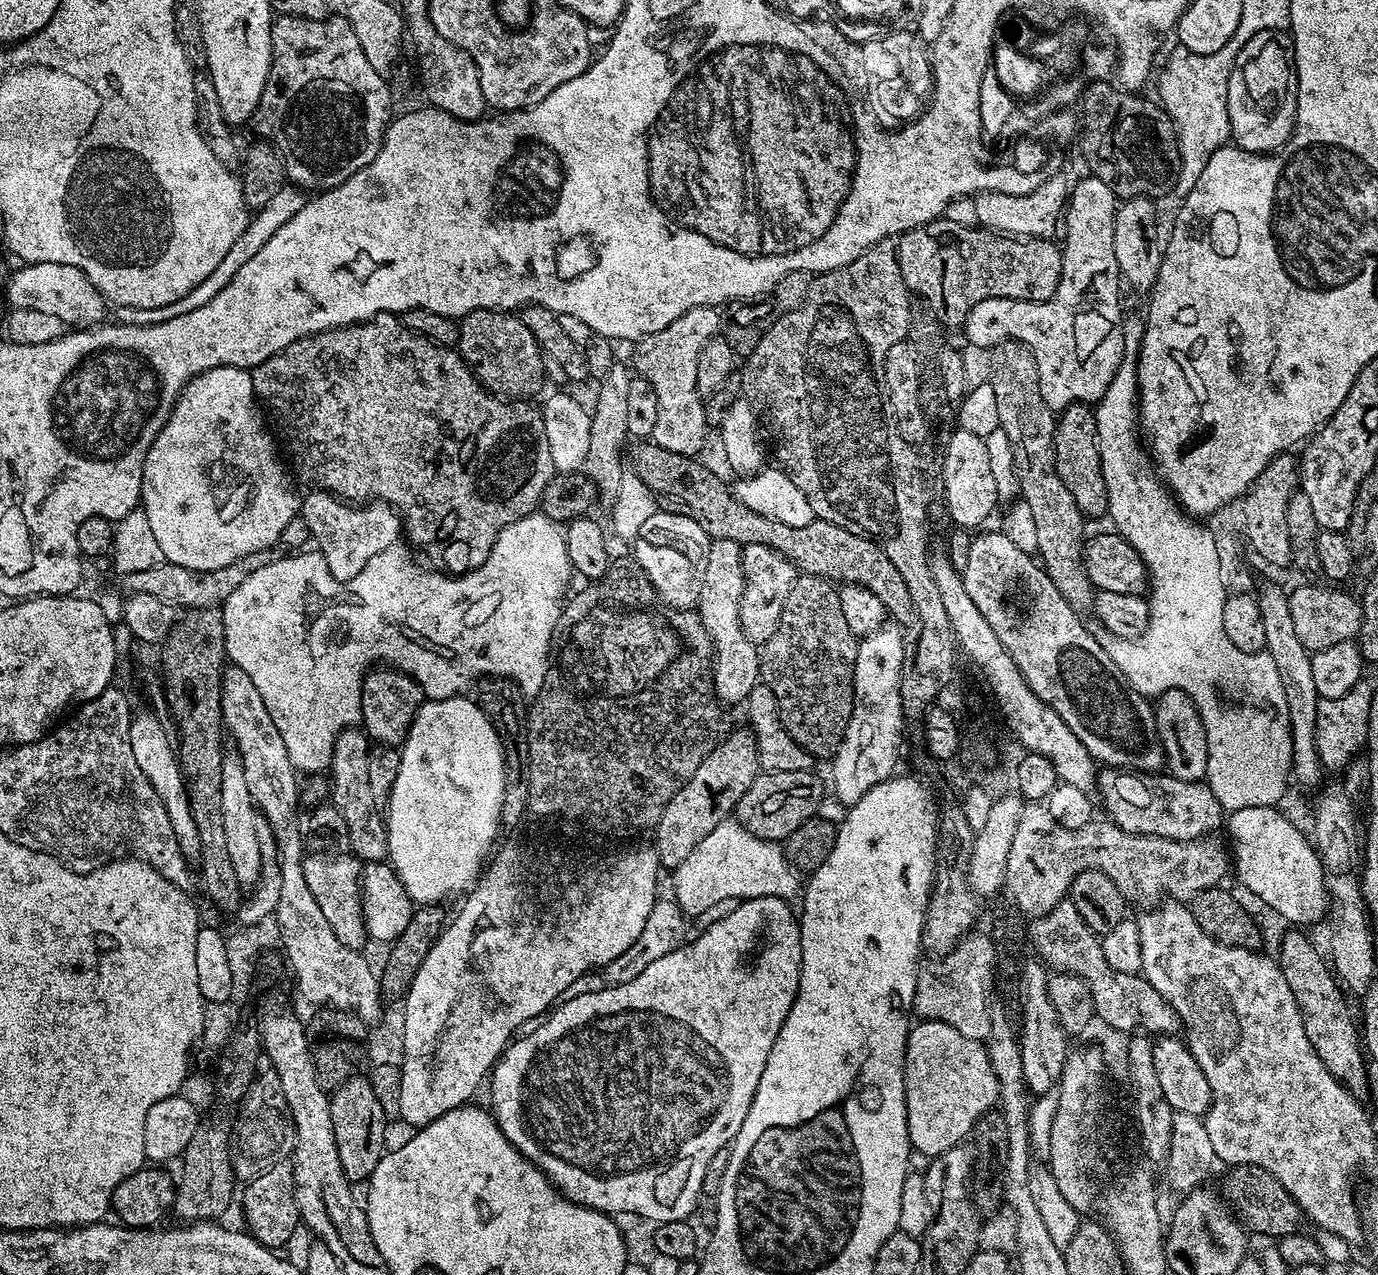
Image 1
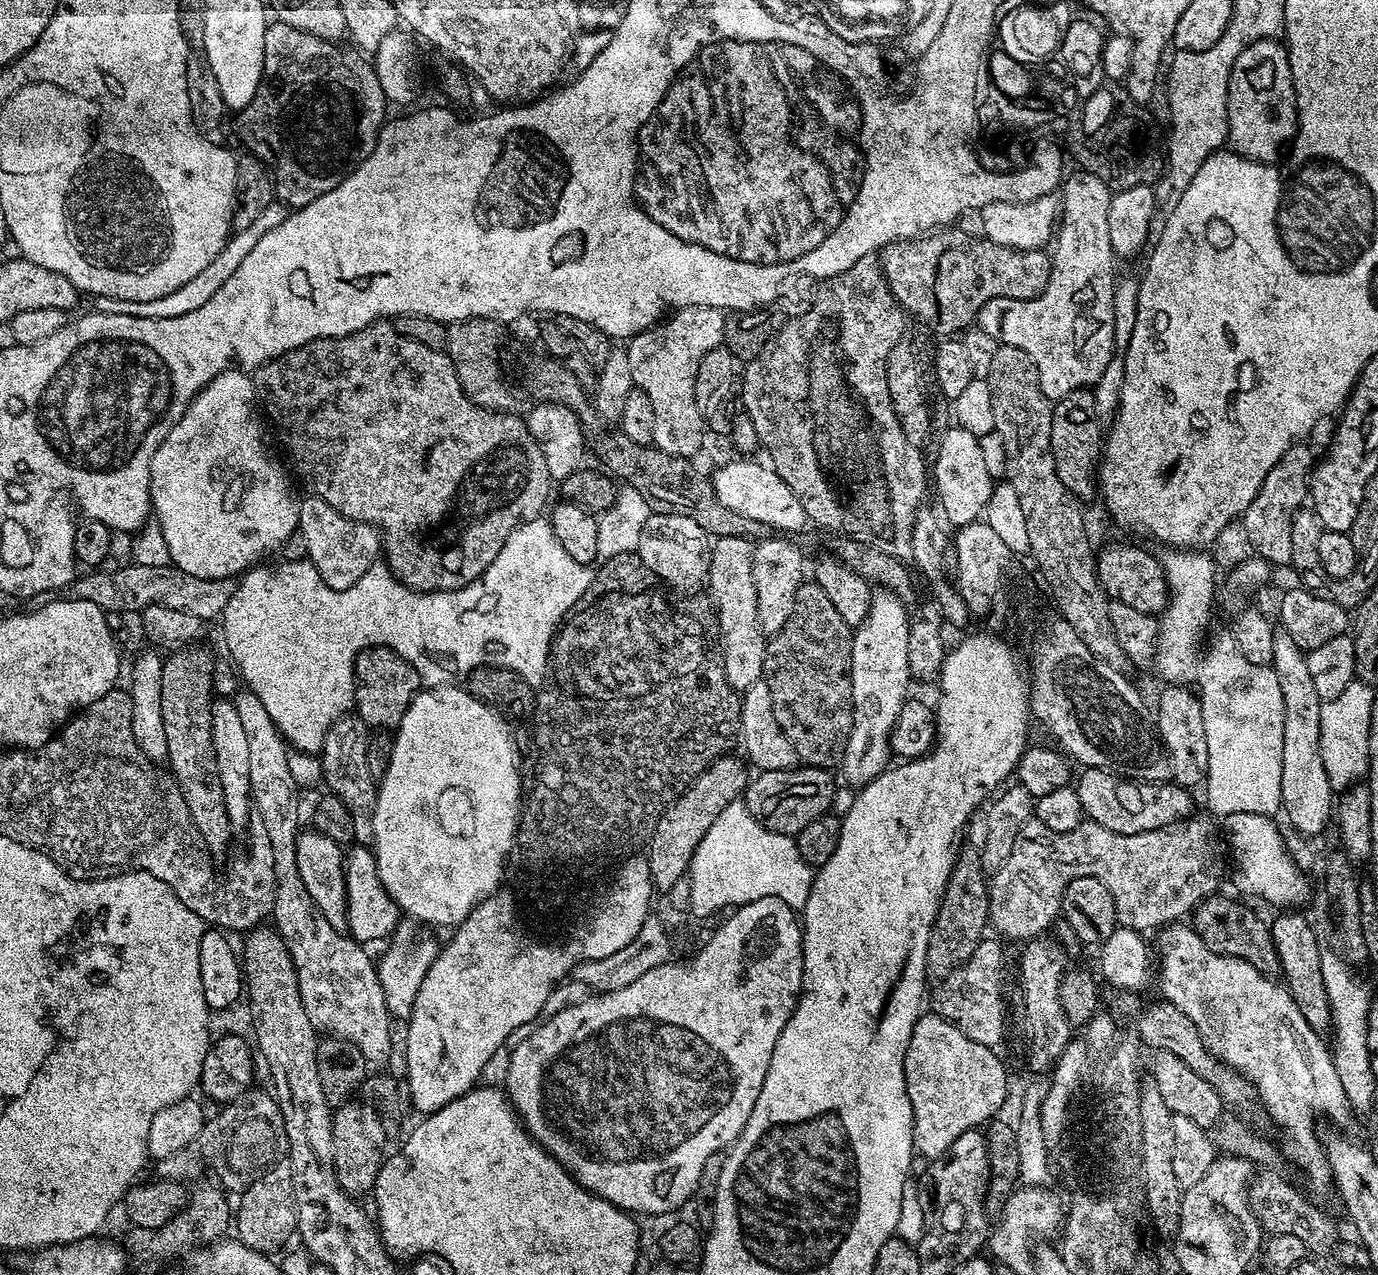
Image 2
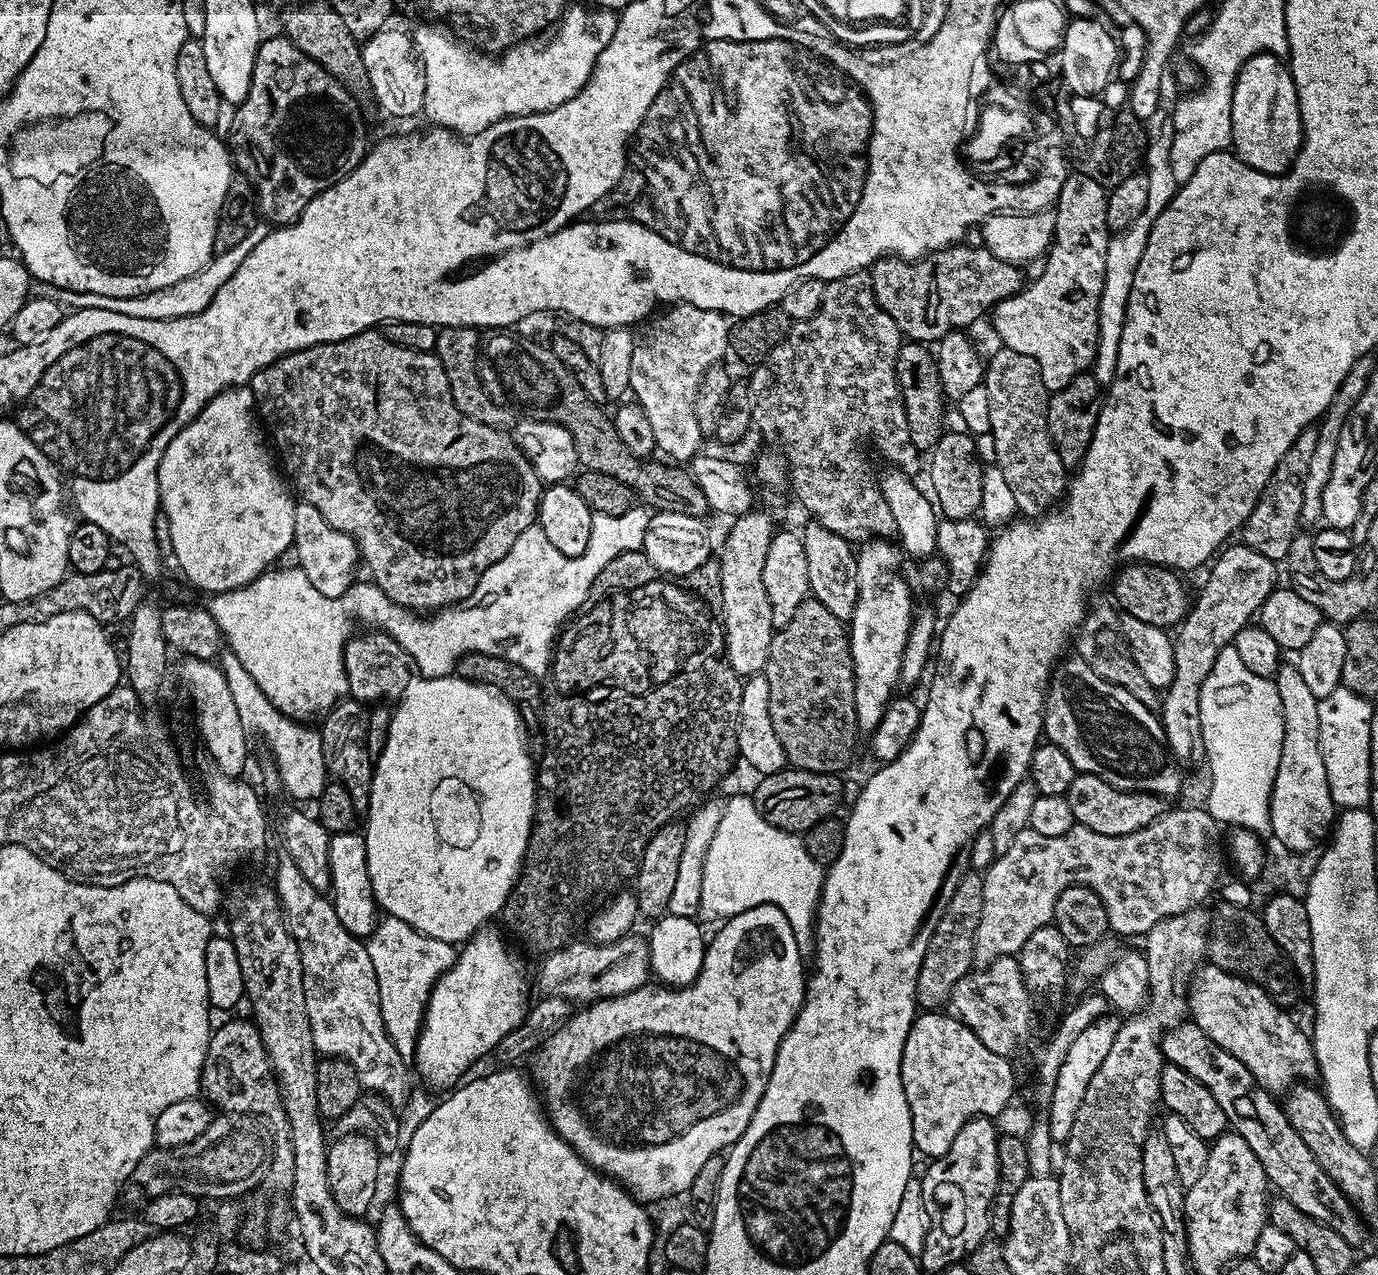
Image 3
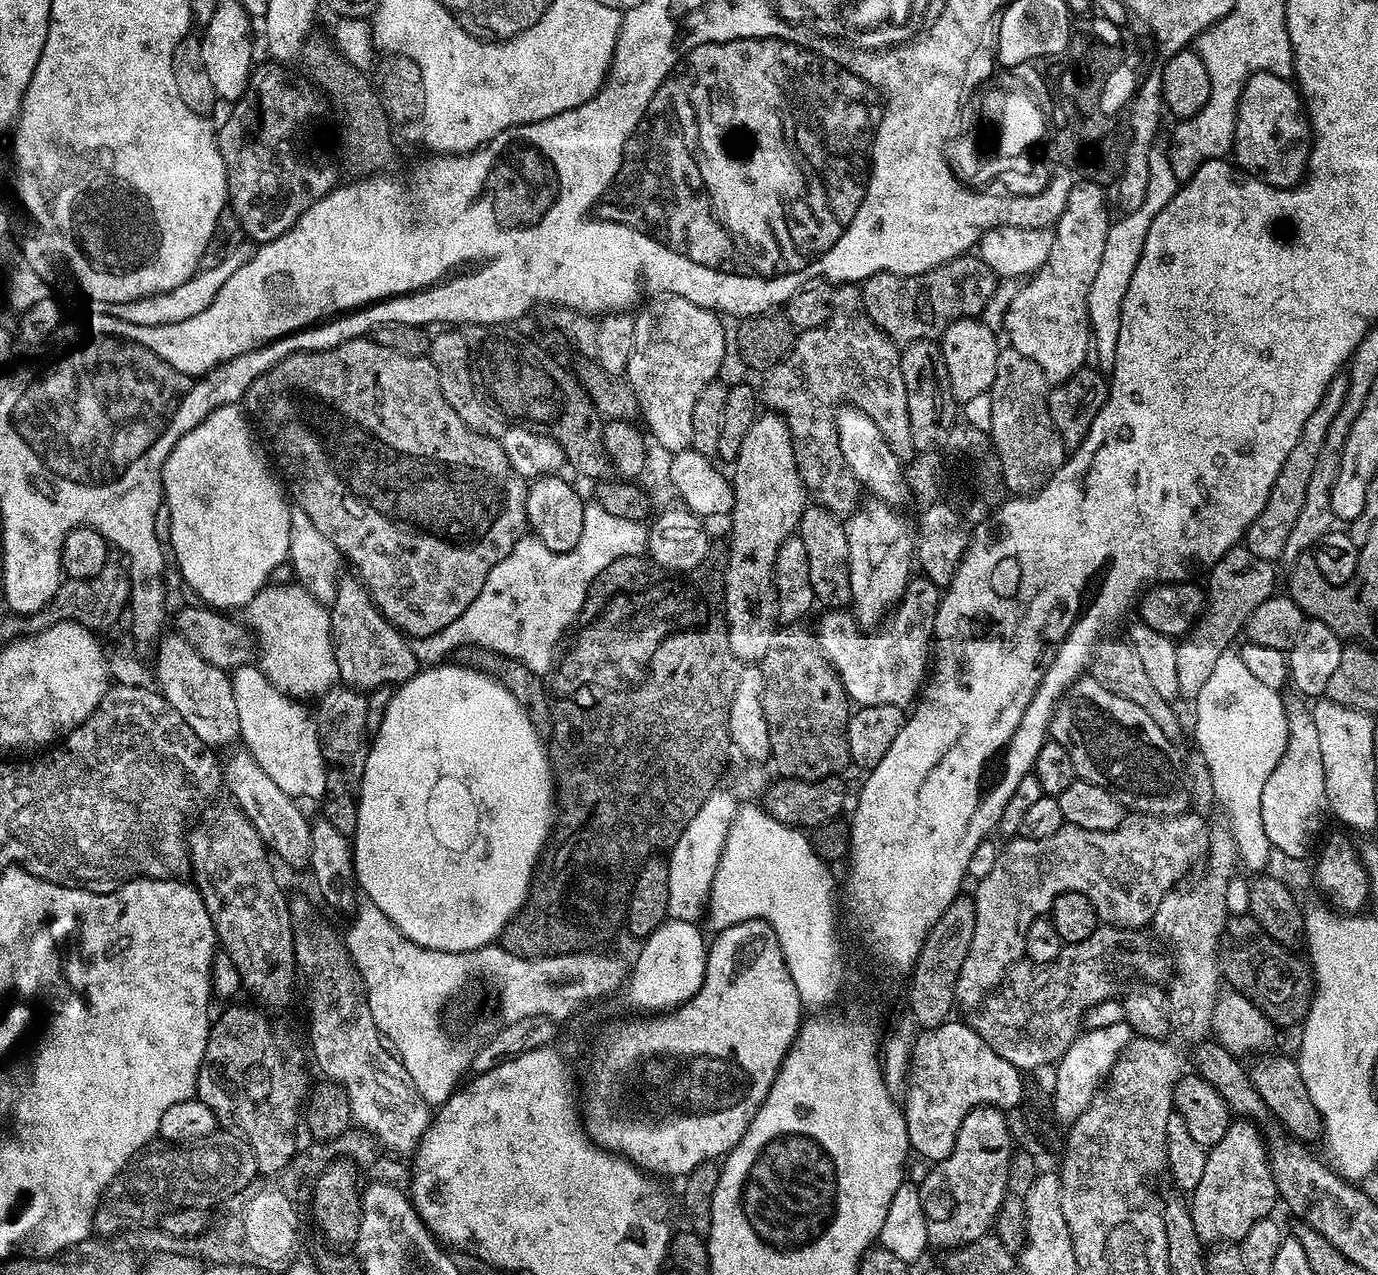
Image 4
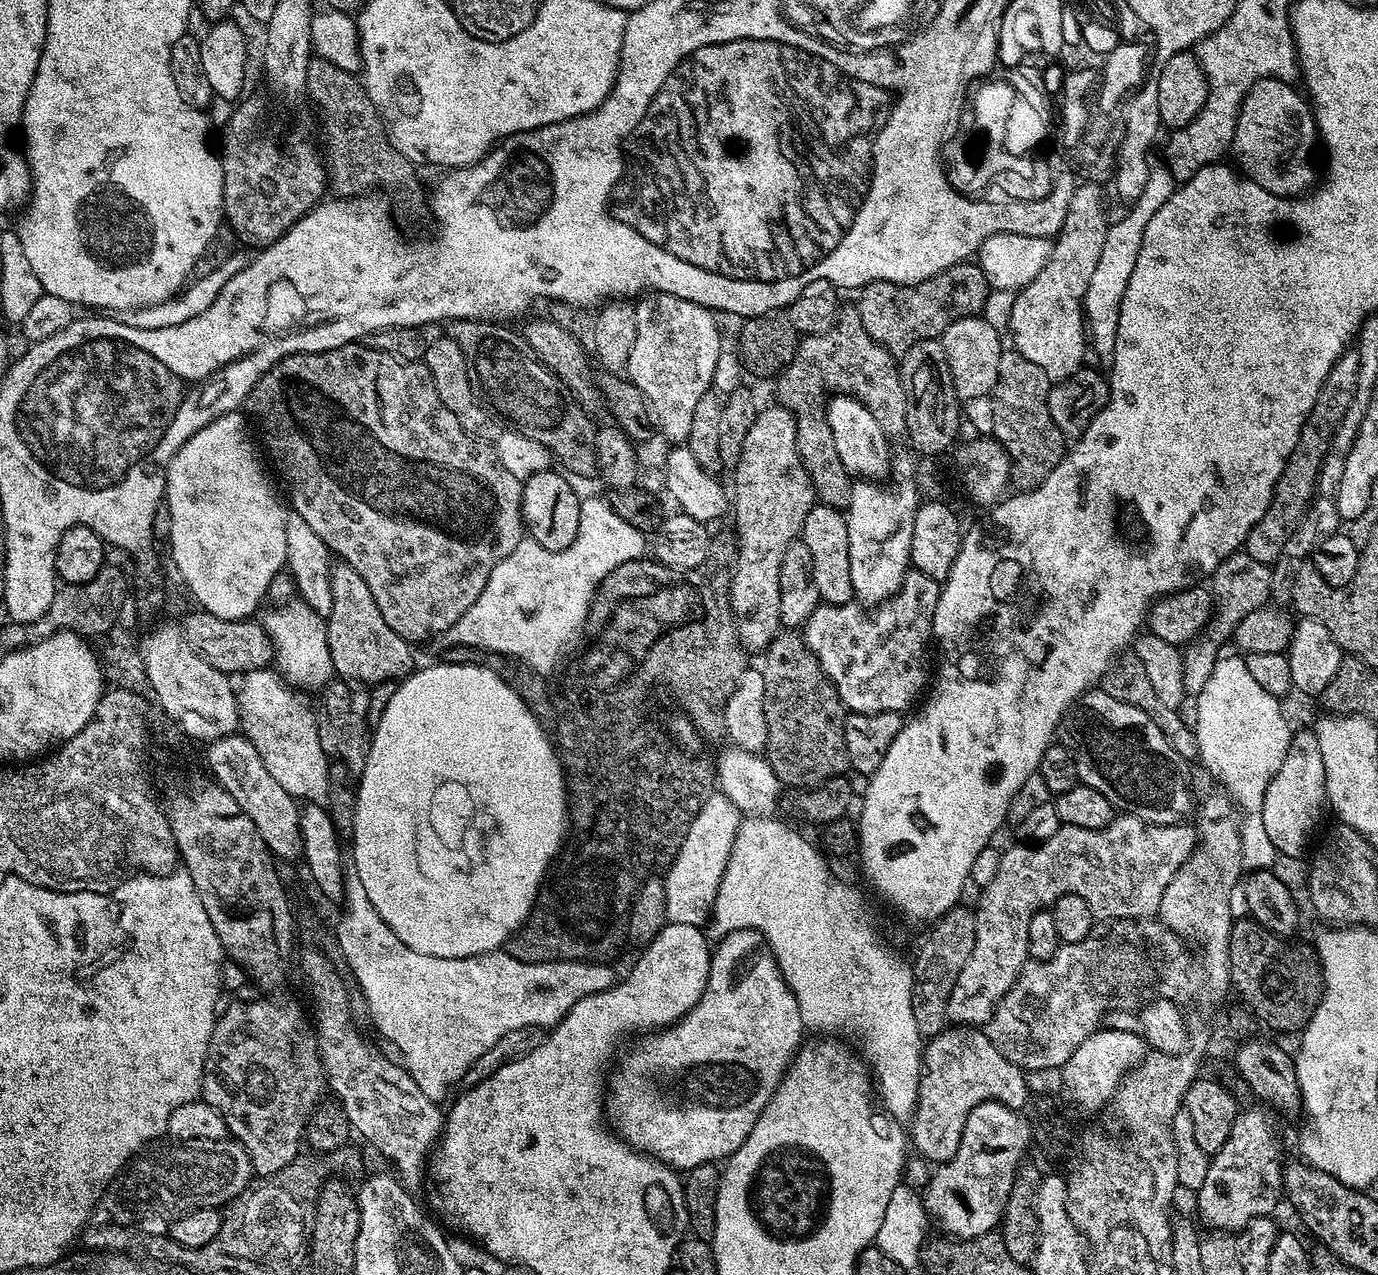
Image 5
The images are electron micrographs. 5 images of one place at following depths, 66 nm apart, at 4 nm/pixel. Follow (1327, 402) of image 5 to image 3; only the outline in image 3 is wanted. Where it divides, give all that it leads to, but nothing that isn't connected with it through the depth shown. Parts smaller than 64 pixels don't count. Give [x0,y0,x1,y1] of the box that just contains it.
[1242,427,1318,562]

